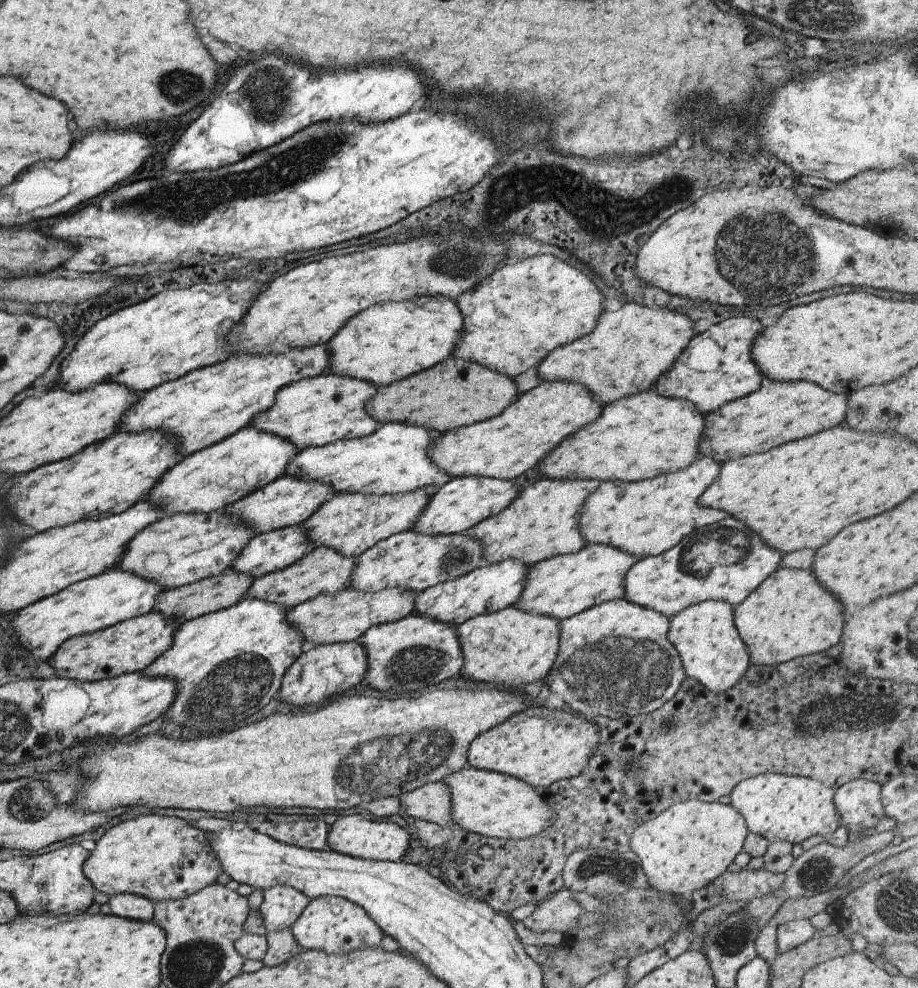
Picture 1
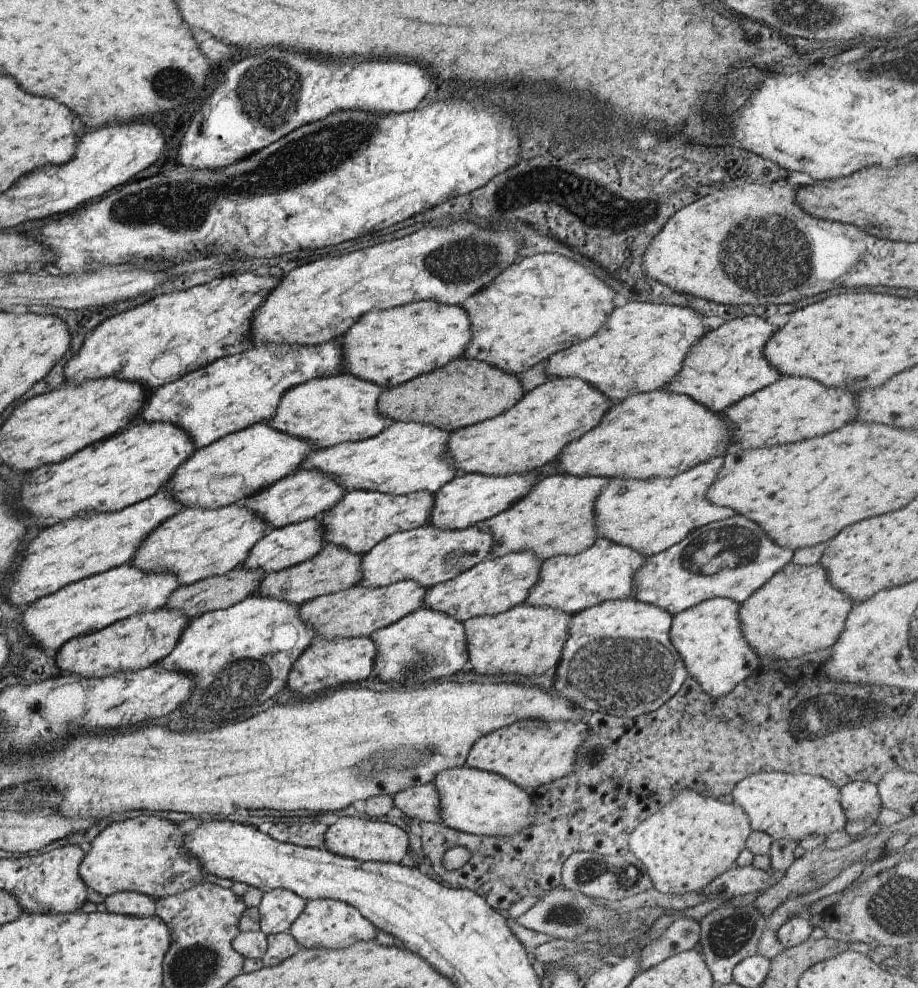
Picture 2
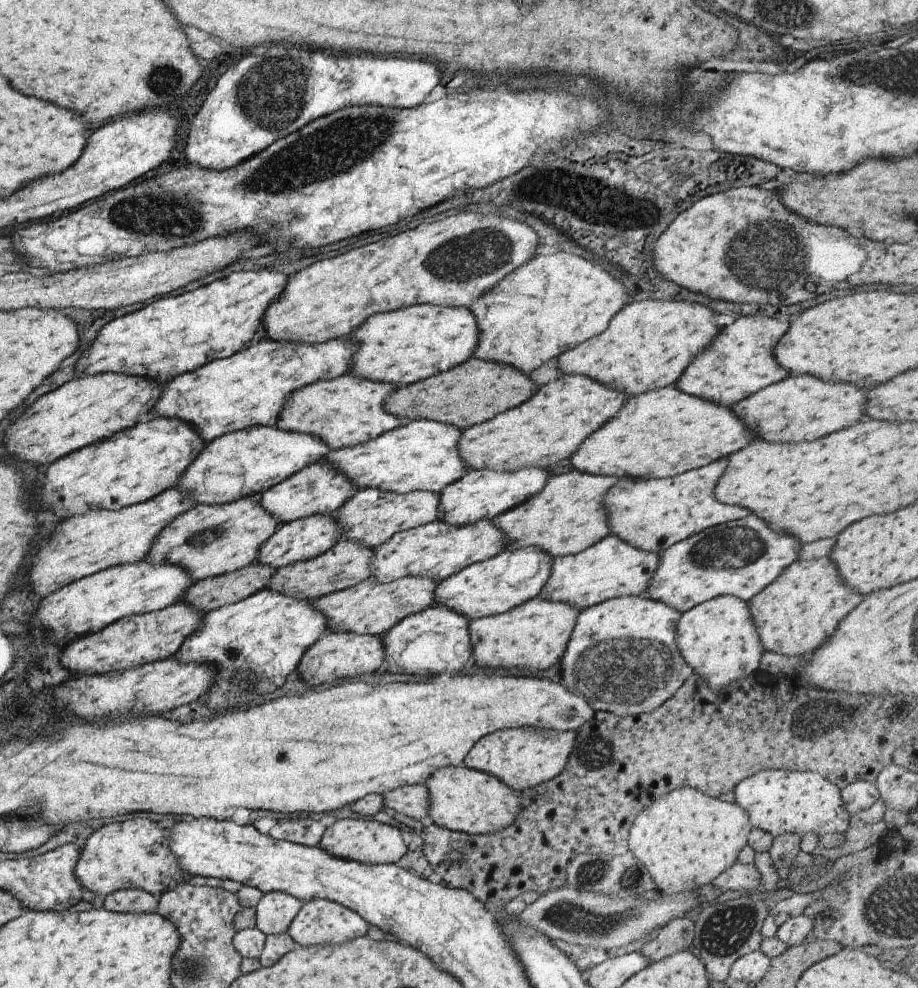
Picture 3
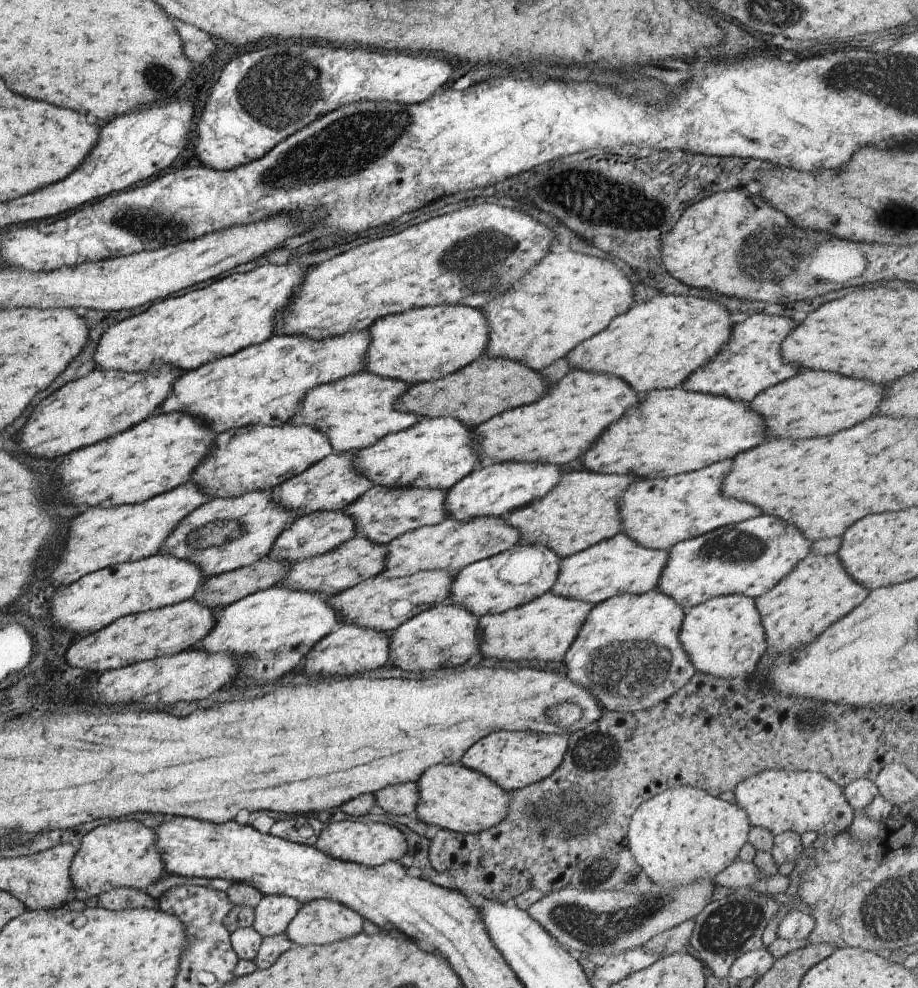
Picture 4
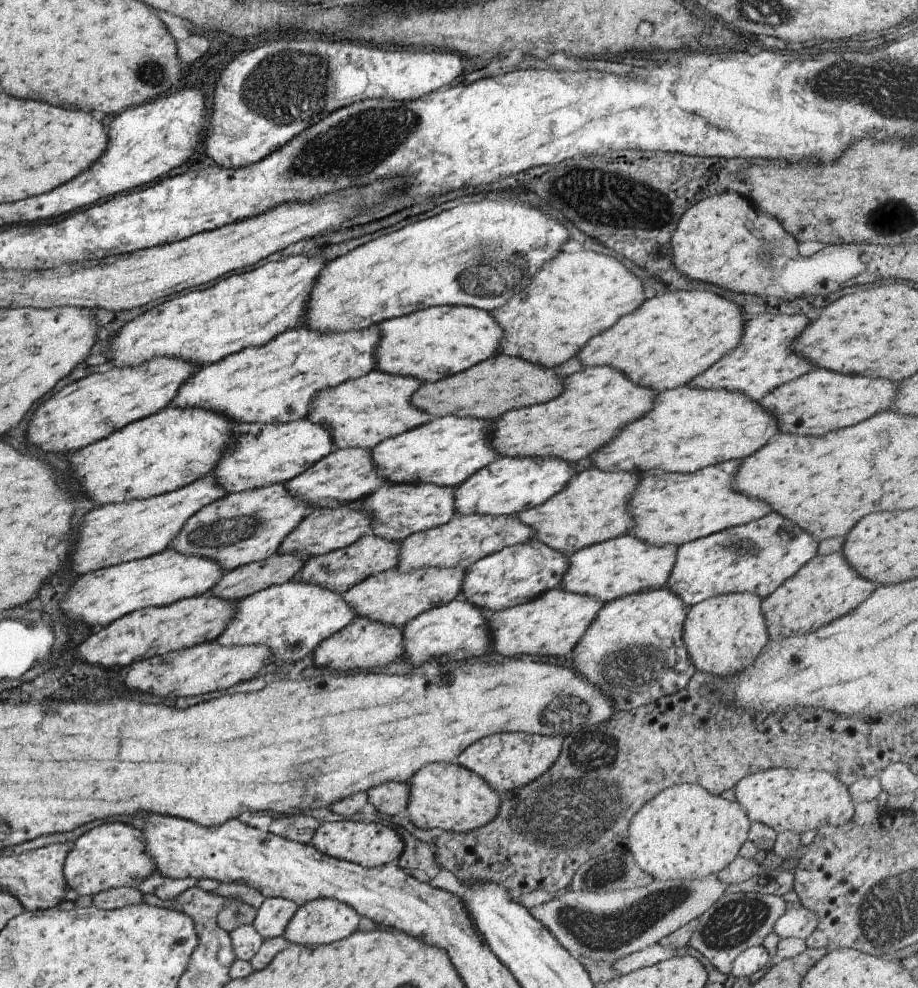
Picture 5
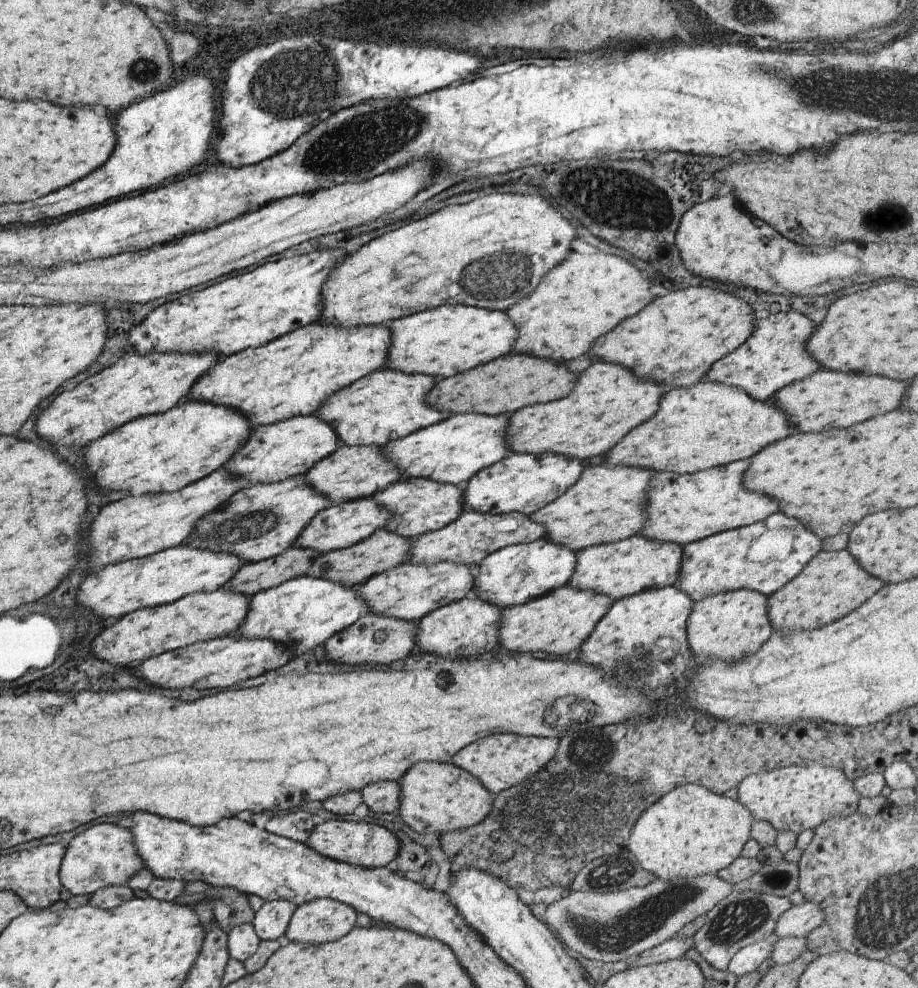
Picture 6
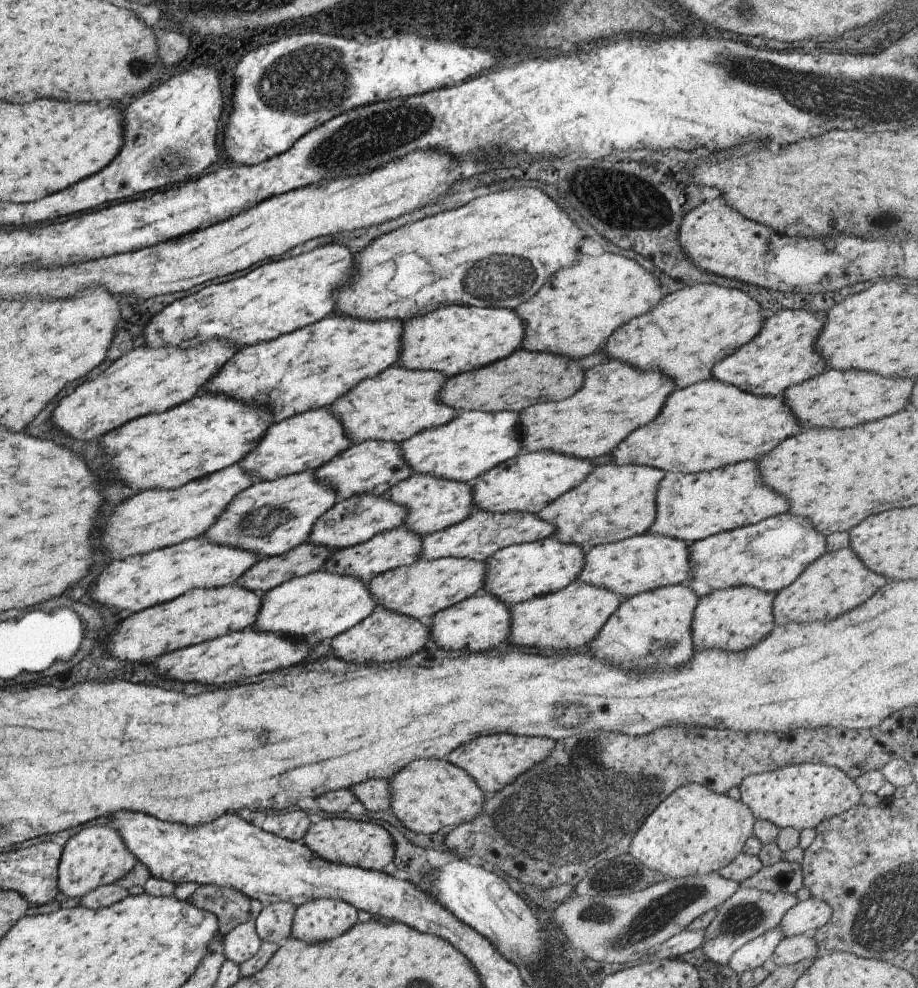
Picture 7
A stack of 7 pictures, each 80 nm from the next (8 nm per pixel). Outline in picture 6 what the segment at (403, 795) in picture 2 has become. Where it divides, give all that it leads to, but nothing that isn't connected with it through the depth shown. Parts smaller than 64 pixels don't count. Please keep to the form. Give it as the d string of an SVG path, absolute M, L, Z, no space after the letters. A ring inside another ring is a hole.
M375 782L359 792L369 810L380 813L397 812L400 801L400 784L395 782Z

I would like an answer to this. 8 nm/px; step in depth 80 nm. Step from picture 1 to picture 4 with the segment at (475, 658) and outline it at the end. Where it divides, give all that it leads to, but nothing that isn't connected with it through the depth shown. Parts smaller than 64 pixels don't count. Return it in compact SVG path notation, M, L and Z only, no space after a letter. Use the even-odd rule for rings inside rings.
M547 592L505 612L481 615L476 624L478 657L507 658L525 667L561 661L591 607L589 603Z

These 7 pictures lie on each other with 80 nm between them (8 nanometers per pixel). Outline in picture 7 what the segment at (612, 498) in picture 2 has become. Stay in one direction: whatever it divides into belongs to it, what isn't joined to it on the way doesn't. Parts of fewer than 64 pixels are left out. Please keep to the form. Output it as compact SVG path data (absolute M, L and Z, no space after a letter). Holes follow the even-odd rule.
M738 462L696 473L666 472L657 483L655 518L647 532L677 539L686 544L766 518L785 513L788 502L783 495L766 487L758 478L756 462Z

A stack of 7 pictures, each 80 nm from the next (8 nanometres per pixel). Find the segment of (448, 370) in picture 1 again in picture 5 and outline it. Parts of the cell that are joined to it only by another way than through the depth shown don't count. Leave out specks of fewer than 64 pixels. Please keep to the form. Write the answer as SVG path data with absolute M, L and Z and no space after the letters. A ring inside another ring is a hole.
M495 354L457 374L435 382L421 383L412 392L410 404L433 418L453 415L491 421L507 411L552 399L561 391L562 378L552 368L534 365L509 355Z

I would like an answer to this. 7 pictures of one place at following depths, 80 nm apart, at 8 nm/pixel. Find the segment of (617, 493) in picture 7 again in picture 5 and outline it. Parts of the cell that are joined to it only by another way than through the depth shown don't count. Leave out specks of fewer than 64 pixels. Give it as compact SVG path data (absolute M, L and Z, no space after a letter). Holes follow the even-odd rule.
M592 467L582 472L573 473L567 484L557 494L540 505L522 510L515 516L521 524L532 528L534 534L533 538L529 538L529 540L535 539L542 542L568 557L586 546L627 534L627 529L633 524L631 515L626 510L628 498L632 496L638 483L637 480L642 476L637 472L631 472L631 474L629 472L611 472L611 474L607 474L605 471L601 472L598 468Z

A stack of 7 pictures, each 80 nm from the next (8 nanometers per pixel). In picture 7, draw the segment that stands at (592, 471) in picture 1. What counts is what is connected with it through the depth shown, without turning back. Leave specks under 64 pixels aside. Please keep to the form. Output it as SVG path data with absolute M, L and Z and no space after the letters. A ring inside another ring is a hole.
M710 376L682 389L673 388L665 397L657 416L637 430L643 432L631 432L611 450L611 462L618 465L645 465L670 473L696 473L732 465L741 460L755 460L759 454L769 452L780 440L796 435L803 428L787 408L781 394L760 397Z

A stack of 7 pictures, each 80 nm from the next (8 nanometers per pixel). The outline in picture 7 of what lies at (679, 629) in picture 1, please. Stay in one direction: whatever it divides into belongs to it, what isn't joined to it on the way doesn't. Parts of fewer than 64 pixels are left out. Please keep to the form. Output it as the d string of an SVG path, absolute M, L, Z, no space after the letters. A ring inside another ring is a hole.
M738 586L711 591L700 596L692 612L692 643L695 651L719 649L725 652L741 652L759 642L773 628L771 622L774 593Z

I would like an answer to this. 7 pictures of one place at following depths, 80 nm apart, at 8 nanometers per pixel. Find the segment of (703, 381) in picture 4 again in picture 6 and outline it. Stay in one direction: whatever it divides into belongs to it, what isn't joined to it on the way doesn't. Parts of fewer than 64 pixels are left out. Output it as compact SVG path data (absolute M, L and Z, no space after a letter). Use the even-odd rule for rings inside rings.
M793 310L778 313L770 312L767 317L754 319L752 323L751 334L745 339L745 342L737 346L733 352L717 359L701 380L735 387L748 394L753 400L765 401L771 398L774 392L777 392L781 387L809 376L820 367L818 362L812 359L804 349L805 341L816 324L803 313Z

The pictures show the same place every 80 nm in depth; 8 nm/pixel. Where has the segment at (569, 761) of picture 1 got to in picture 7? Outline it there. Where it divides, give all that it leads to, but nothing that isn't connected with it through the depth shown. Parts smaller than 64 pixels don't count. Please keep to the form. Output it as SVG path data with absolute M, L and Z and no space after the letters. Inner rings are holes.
M493 734L475 738L447 756L447 762L462 768L475 781L483 792L497 792L502 786L513 782L522 772L534 764L540 763L554 747L554 739L527 738L524 736L509 736L509 734Z

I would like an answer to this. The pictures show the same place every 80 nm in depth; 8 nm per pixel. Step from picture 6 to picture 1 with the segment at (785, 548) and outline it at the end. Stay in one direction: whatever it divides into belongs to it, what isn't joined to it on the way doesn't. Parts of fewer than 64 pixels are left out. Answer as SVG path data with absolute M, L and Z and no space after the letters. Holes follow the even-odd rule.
M726 516L719 522L684 536L673 548L661 554L636 560L623 577L623 599L628 603L661 613L667 618L686 606L706 600L723 601L734 607L743 602L762 580L773 574L773 571L778 568L780 558L779 552L767 548L759 540L758 534L749 530L749 527L745 527L744 523Z

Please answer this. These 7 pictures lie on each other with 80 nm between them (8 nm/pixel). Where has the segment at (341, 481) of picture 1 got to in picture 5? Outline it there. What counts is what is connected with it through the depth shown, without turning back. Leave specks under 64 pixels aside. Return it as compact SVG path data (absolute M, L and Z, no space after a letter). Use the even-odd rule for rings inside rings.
M445 415L421 423L420 426L397 436L387 437L370 449L376 475L389 484L431 483L440 487L455 488L469 478L470 474L499 457L499 454L488 446L490 422Z

